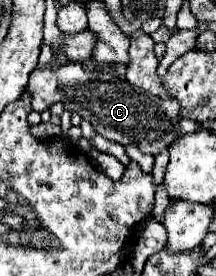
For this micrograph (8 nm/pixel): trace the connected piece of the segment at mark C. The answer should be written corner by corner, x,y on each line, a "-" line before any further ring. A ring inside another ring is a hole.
67,62
59,70
51,70
51,68
33,70
31,78
29,78
27,92
31,92
31,96
33,96
33,110
35,112
49,110
51,104
55,104
59,100
65,106
65,110
75,110
75,112
81,114
83,120
91,120
95,132
105,136
109,142
115,142
115,144
121,144
121,146
133,144
143,154
157,156
157,154
165,152
177,138
183,136
183,132
179,128
181,104
175,102
175,98
153,96
153,94
145,92
143,88
137,88
137,86
129,84
127,80
119,80
119,76
115,76
113,70
101,70
101,68
87,70
83,64
77,64
77,62

